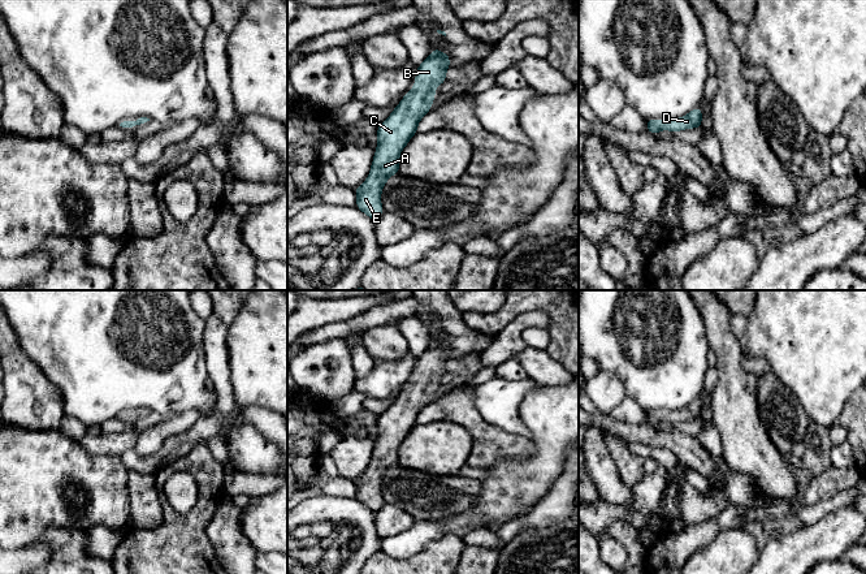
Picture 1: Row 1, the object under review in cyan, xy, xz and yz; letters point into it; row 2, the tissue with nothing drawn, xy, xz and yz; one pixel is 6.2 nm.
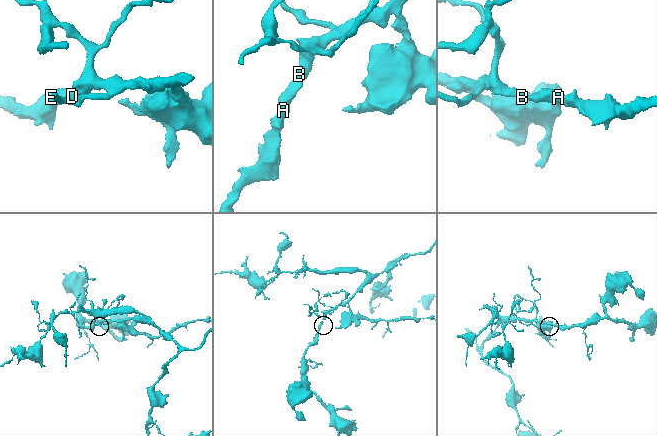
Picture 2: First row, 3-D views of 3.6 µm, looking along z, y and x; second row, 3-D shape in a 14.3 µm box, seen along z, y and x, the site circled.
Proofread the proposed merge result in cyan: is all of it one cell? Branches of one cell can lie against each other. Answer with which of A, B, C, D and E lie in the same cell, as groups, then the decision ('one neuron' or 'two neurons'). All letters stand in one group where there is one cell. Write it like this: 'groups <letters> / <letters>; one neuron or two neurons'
groups A B C D E; one neuron

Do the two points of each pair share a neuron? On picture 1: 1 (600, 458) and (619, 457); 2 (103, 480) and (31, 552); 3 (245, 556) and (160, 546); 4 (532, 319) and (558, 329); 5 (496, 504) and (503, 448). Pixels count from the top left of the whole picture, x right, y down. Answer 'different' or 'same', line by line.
1: different
2: different
3: different
4: different
5: different

